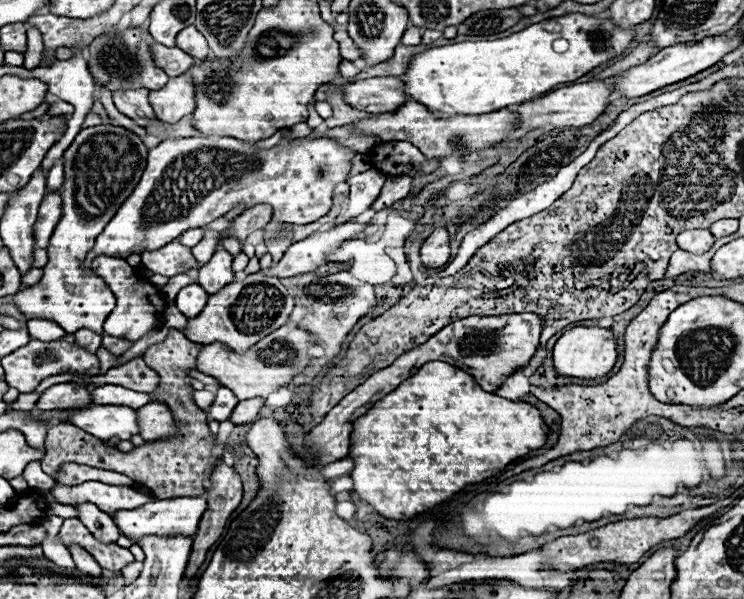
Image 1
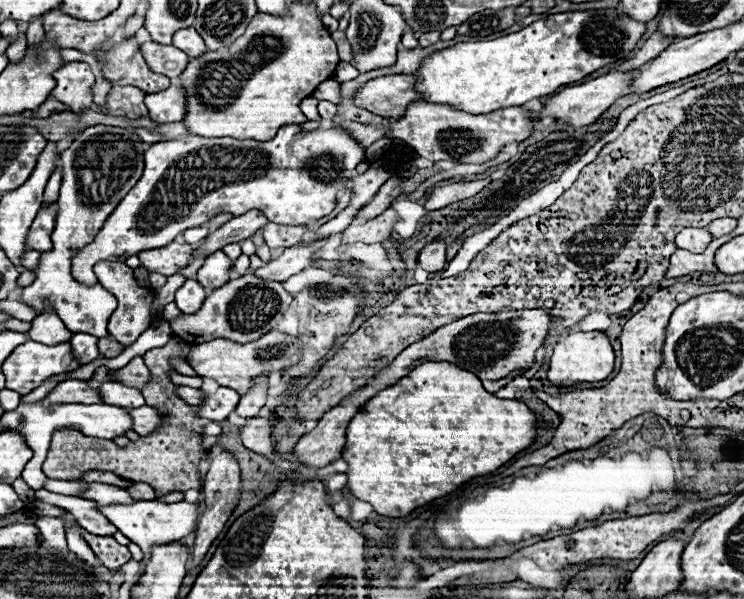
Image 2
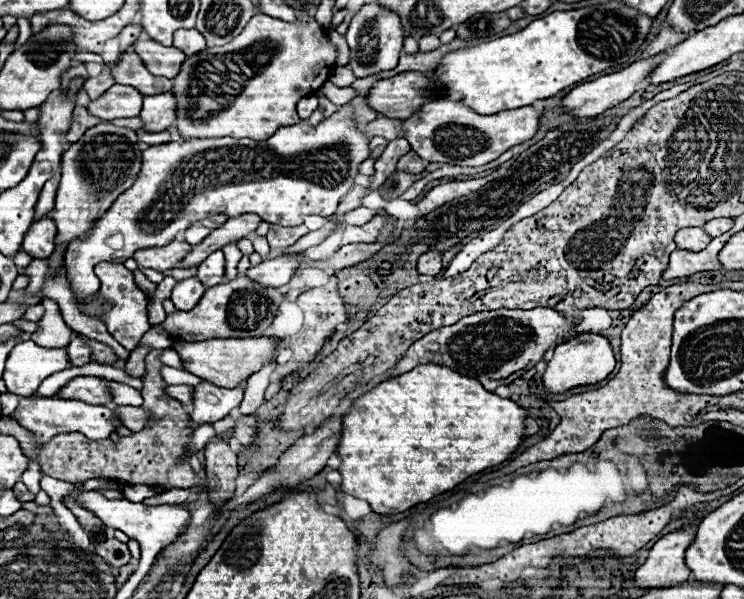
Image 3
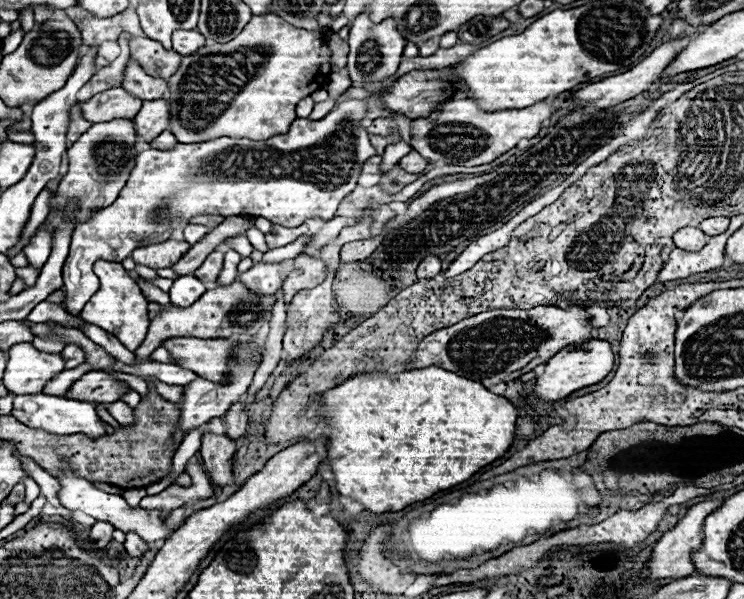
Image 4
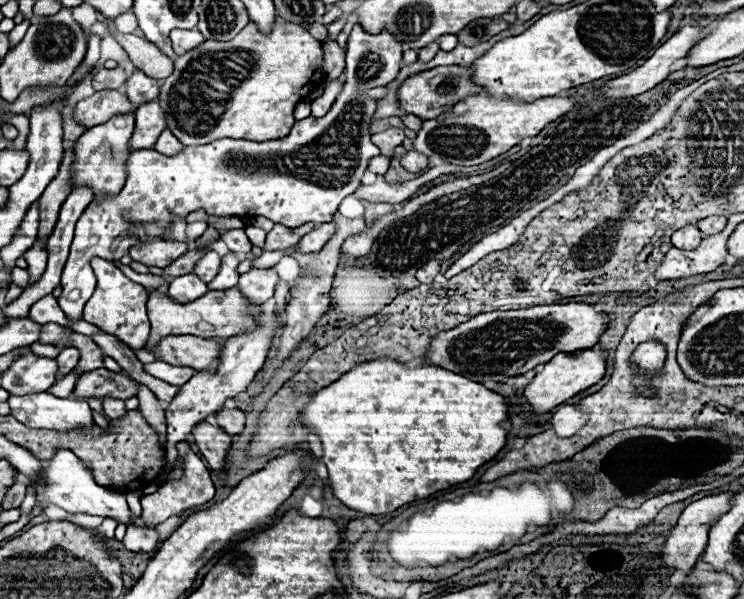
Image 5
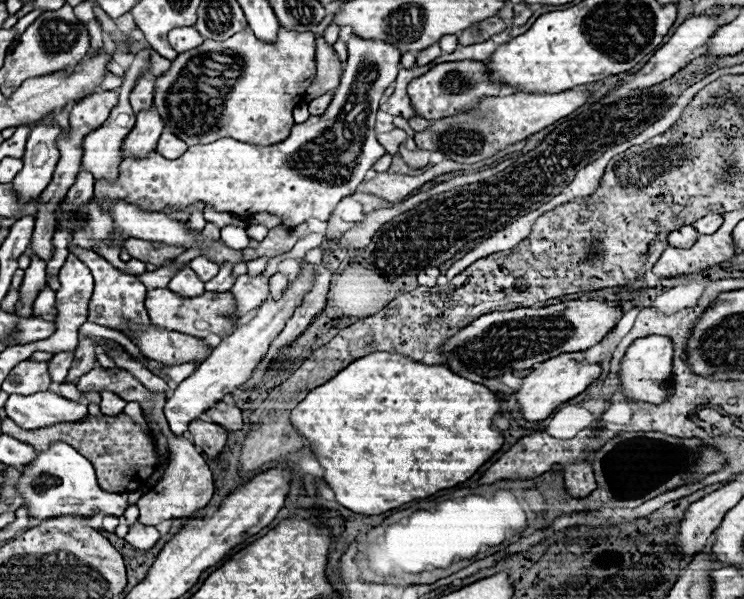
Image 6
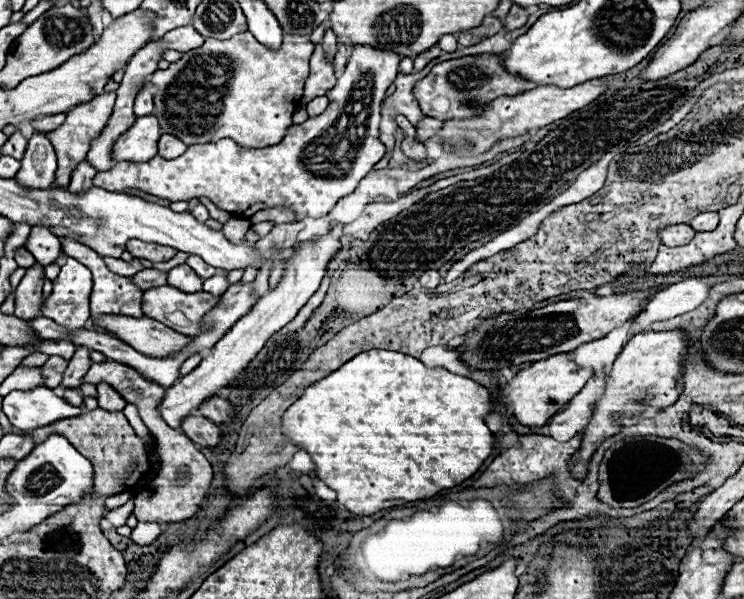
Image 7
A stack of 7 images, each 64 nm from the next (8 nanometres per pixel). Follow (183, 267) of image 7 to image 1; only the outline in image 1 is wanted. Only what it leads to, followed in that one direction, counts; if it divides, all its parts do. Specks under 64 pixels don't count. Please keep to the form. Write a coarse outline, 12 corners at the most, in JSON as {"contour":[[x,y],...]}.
{"contour":[[200,284],[178,292],[176,306],[186,318],[202,312],[208,294]]}

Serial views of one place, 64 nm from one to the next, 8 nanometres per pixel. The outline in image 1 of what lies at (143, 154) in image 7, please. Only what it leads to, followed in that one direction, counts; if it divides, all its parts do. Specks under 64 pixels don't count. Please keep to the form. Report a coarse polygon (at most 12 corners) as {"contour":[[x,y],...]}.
{"contour":[[188,74],[170,78],[148,100],[158,120],[178,122],[194,112]]}

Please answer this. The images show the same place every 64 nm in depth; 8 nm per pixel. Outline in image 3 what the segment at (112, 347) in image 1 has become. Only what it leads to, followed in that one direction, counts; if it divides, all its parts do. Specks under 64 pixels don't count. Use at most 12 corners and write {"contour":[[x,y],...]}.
{"contour":[[88,340],[92,360],[114,364],[118,356],[104,344]]}

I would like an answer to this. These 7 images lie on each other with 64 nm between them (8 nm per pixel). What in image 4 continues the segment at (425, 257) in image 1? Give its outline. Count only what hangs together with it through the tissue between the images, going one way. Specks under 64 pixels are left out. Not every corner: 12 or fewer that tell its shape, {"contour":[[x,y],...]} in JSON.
{"contour":[[424,258],[416,276],[430,280],[440,274],[440,258]]}

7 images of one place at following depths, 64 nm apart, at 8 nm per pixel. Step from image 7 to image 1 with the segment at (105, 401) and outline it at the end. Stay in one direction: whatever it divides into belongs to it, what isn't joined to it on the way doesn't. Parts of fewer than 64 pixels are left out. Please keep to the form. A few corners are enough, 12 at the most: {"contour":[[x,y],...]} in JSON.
{"contour":[[166,404],[138,408],[140,436],[174,436],[174,418]]}

